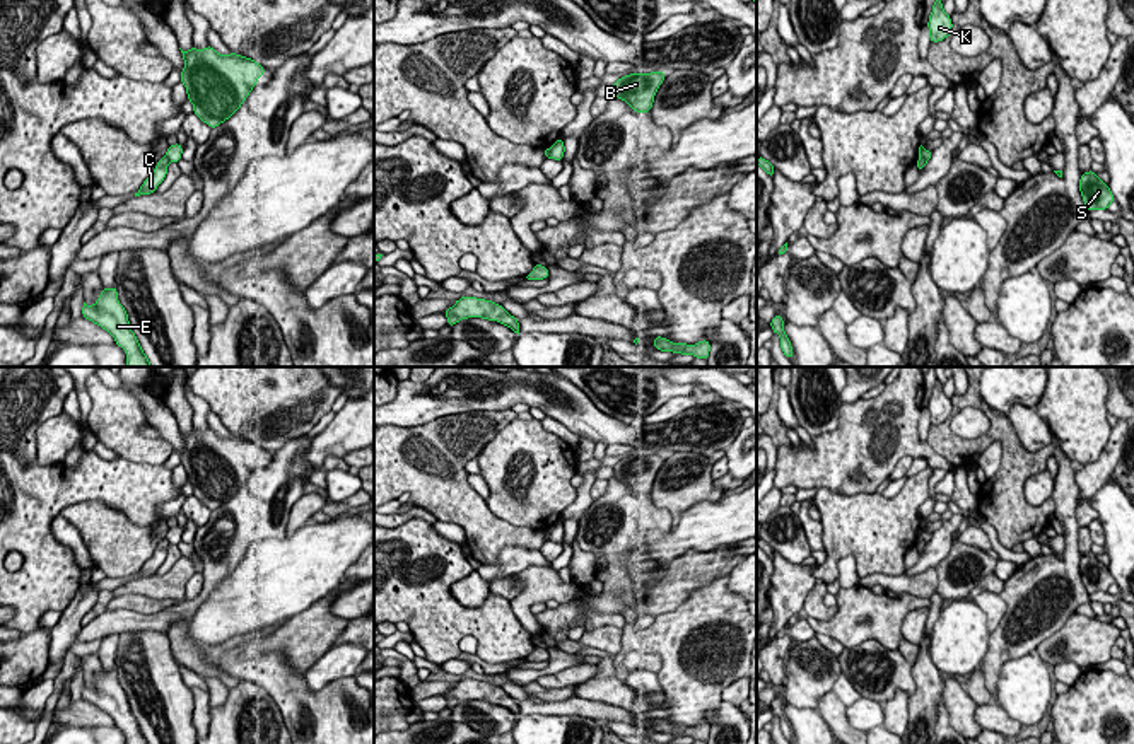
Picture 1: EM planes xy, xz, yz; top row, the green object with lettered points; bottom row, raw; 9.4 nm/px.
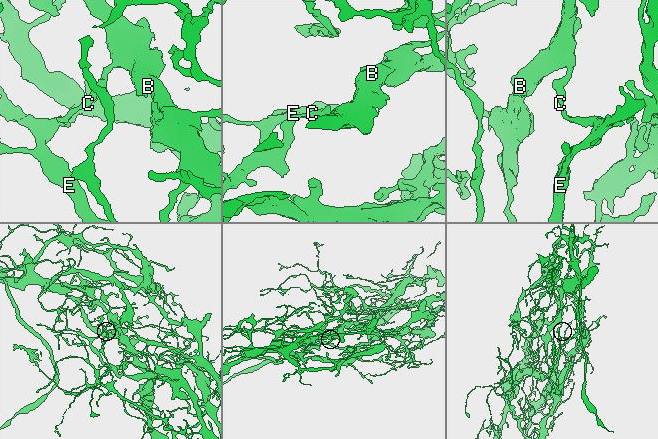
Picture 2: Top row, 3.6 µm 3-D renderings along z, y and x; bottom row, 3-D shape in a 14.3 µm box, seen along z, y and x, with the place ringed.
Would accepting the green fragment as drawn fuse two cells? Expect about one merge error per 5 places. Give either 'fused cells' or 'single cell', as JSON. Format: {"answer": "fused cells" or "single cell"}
{"answer": "fused cells"}

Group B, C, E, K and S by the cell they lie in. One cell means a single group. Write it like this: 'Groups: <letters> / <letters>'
Groups: B K S / C E

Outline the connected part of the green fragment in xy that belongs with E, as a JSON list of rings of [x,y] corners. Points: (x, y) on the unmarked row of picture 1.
[[[104,669],[94,688],[84,684],[82,698],[106,712],[114,720],[114,725],[125,732],[126,744],[149,744],[132,713],[128,696],[118,683],[116,669]]]

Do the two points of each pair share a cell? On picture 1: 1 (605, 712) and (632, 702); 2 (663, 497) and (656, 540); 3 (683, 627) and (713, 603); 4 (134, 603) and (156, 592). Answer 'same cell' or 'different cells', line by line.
1: different cells
2: different cells
3: same cell
4: different cells

